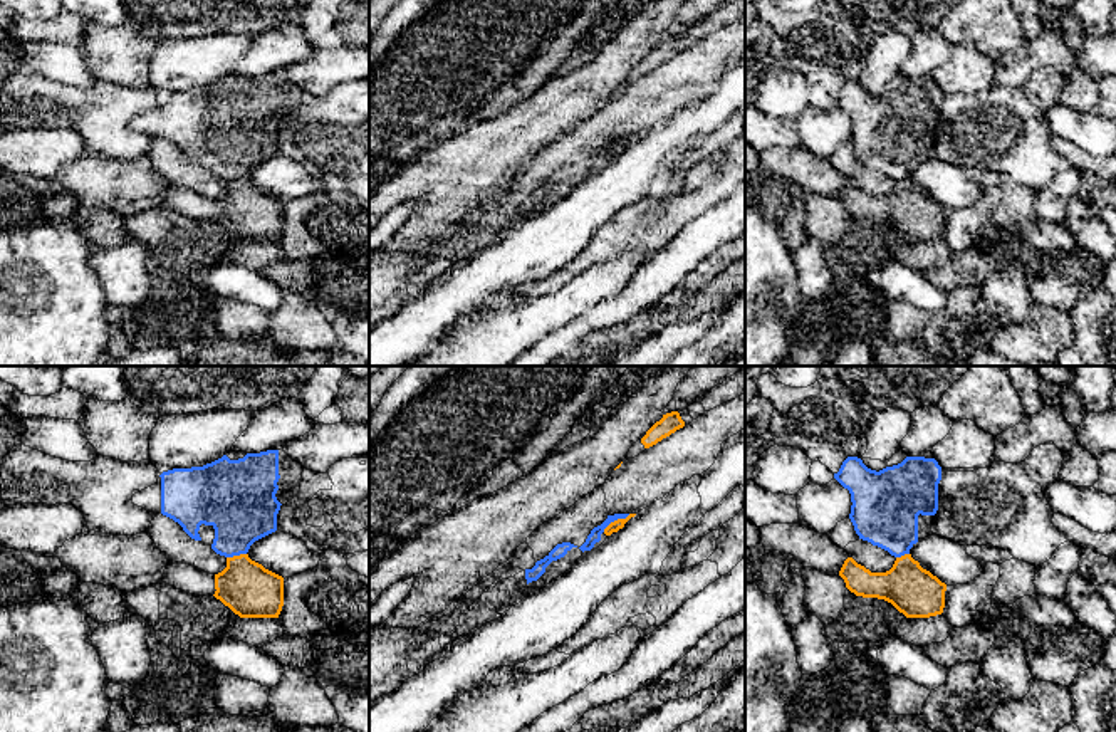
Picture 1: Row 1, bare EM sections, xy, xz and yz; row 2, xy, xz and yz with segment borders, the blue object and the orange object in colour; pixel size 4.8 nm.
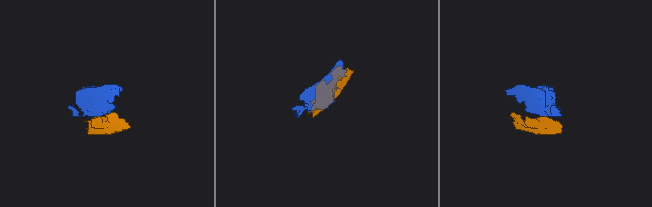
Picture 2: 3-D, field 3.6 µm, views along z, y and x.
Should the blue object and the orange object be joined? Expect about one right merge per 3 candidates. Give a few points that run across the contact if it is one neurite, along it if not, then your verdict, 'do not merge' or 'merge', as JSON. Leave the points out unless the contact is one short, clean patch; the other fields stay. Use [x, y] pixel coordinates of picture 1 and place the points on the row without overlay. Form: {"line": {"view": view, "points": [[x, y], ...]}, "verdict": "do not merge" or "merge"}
{"verdict": "do not merge"}

